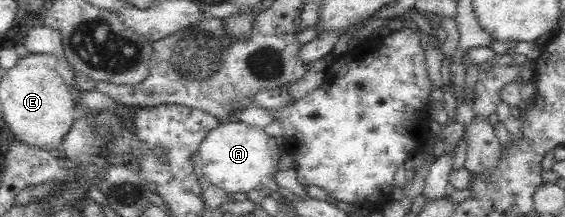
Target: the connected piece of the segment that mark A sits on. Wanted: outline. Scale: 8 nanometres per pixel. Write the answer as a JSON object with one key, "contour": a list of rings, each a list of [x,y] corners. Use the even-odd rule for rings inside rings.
{"contour":[[[240,120],[221,121],[198,146],[203,162],[203,174],[213,186],[217,186],[230,195],[236,192],[249,192],[258,189],[261,181],[273,172],[276,163],[273,158],[276,150],[264,129],[249,125]]]}

